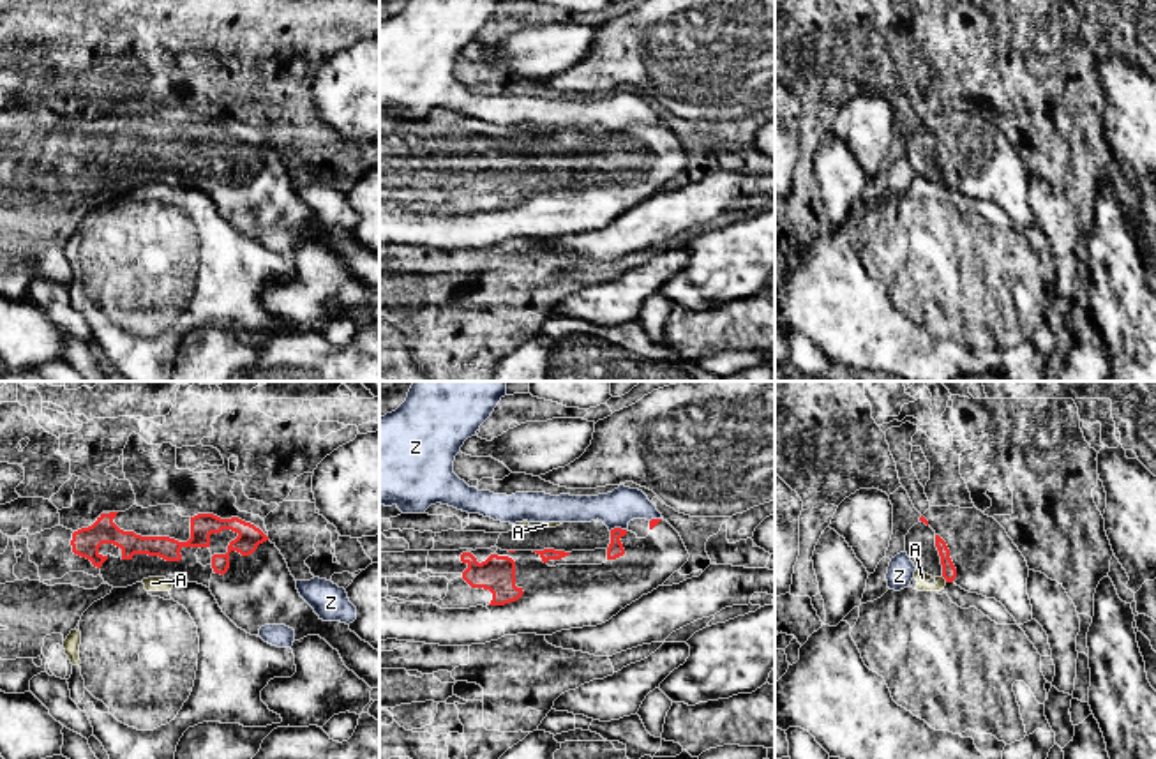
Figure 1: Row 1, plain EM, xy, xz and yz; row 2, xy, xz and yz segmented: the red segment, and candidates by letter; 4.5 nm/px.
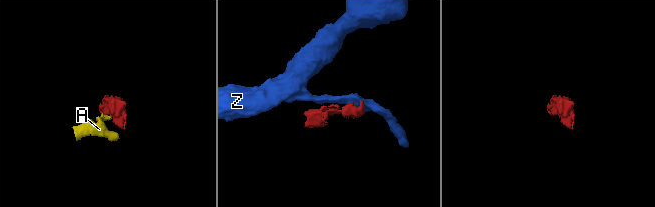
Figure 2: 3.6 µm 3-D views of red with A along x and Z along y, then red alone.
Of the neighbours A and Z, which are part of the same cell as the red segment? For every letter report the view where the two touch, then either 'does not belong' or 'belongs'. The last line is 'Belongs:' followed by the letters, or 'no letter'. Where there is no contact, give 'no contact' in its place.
A: meets red in yz; does not belong
Z: meets red in xz; does not belong
Belongs: no letter

